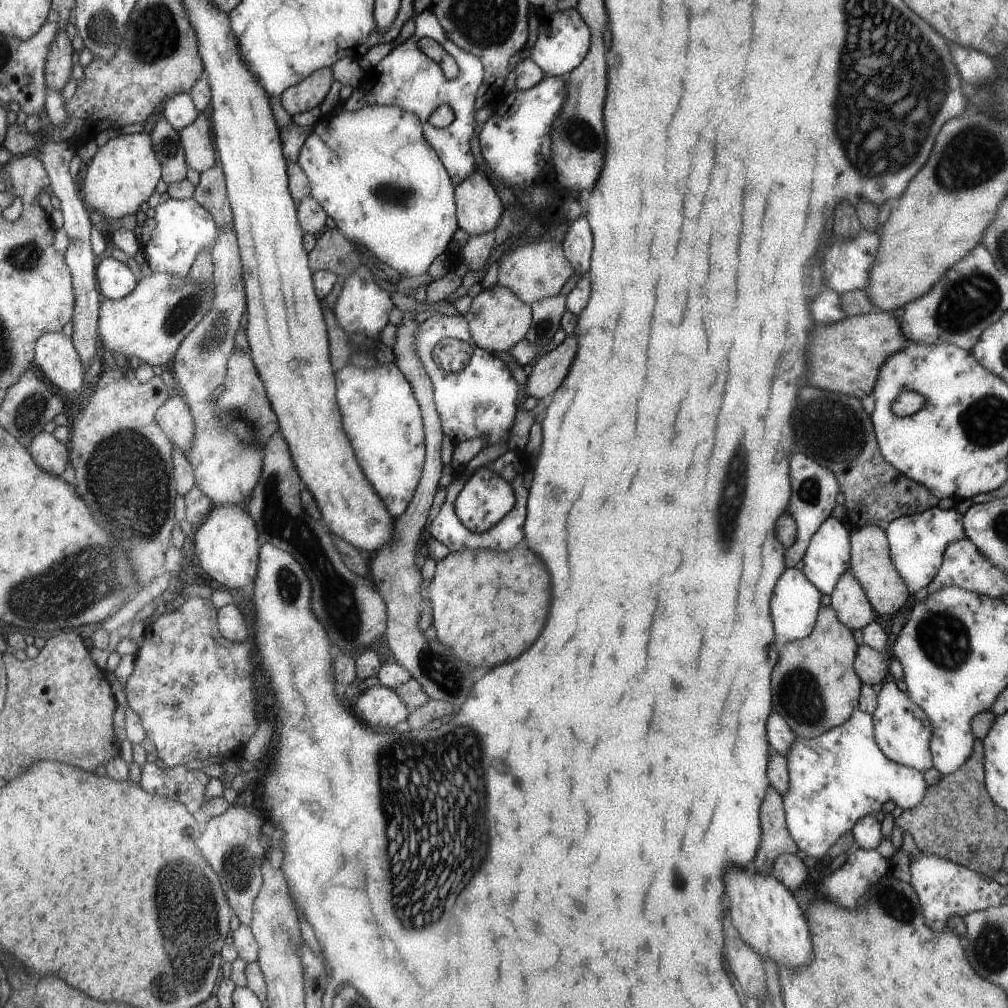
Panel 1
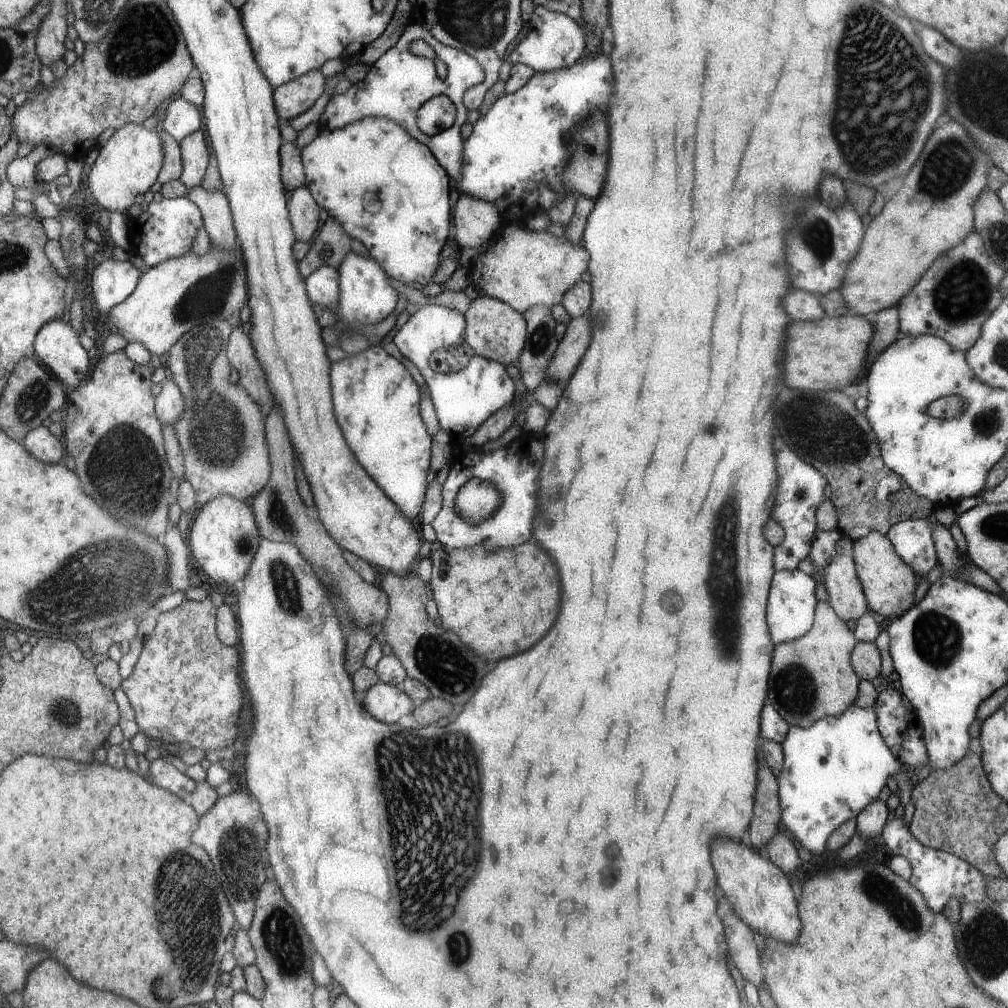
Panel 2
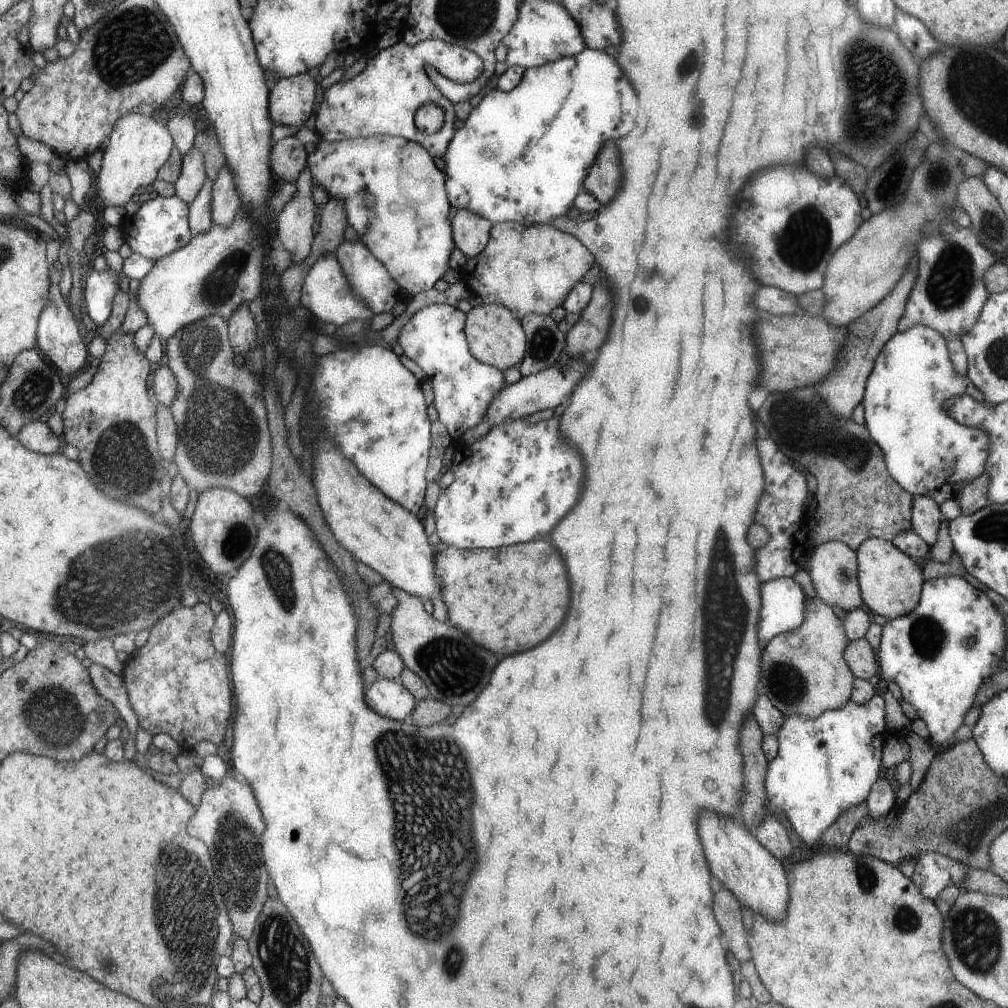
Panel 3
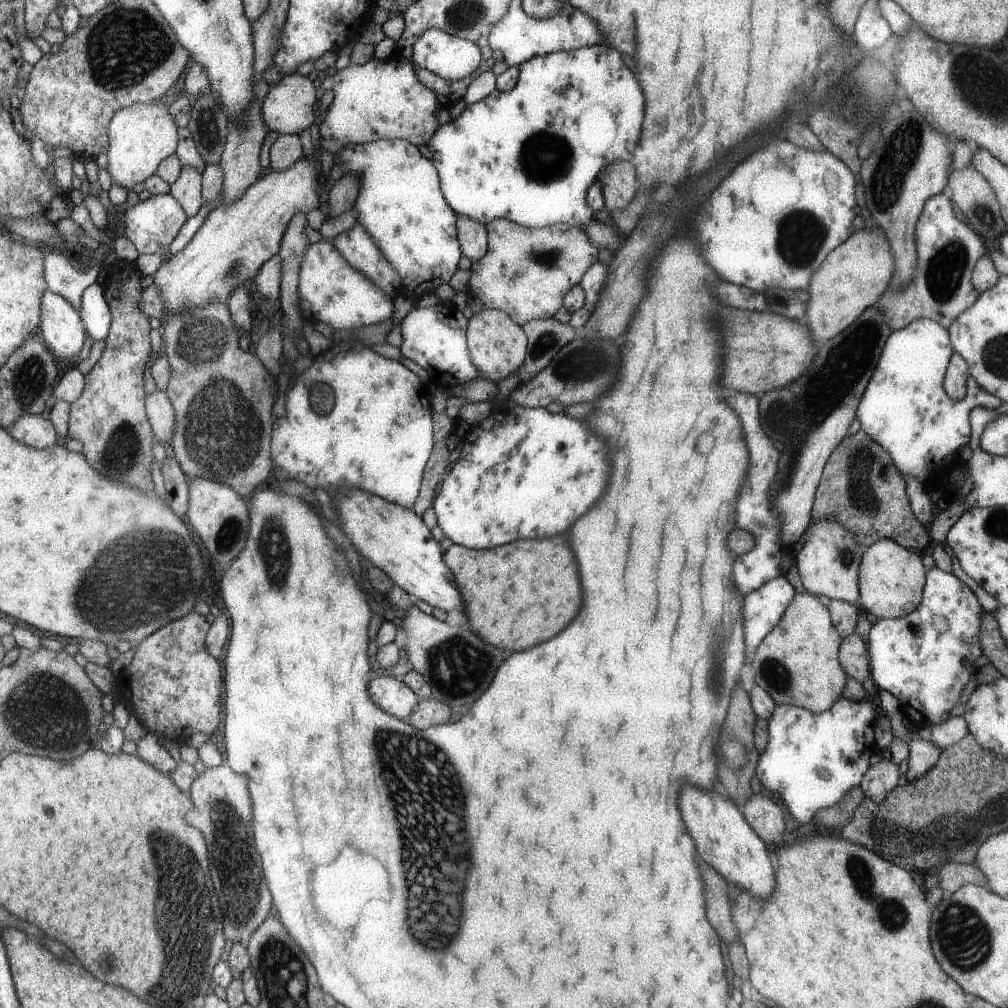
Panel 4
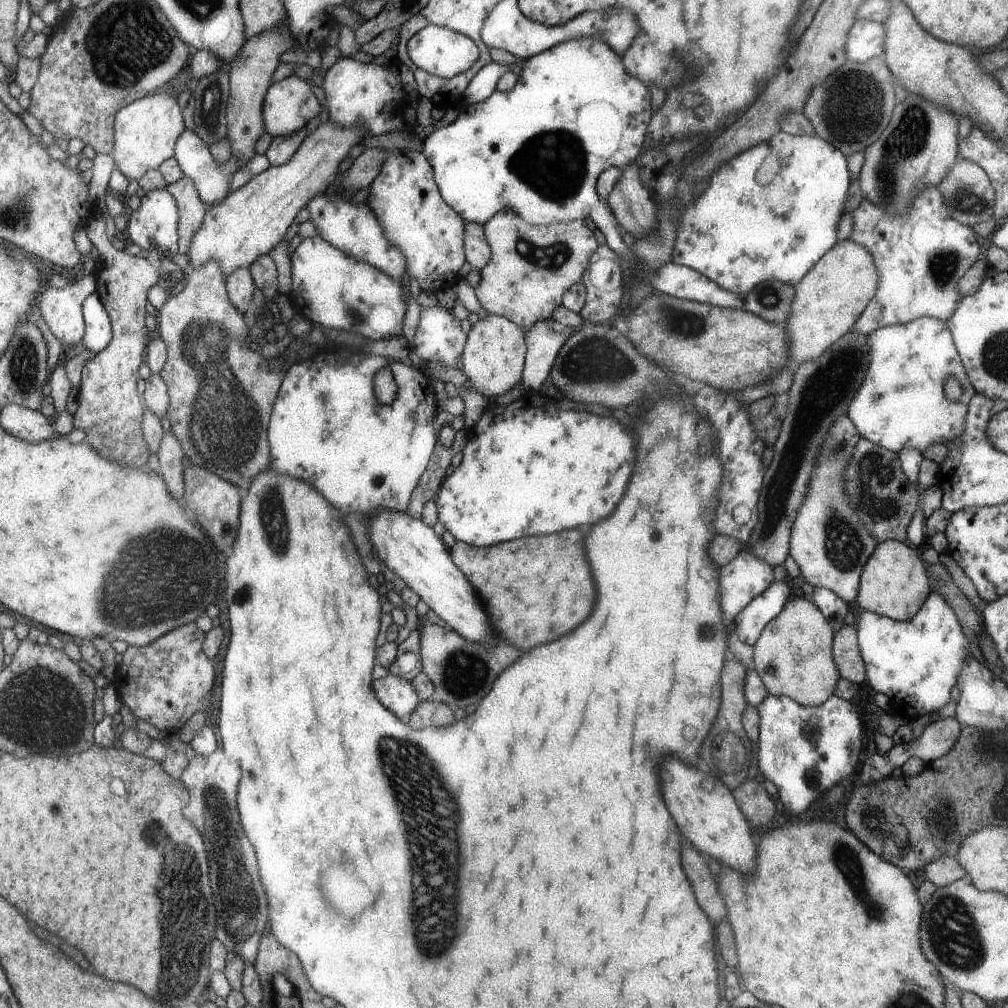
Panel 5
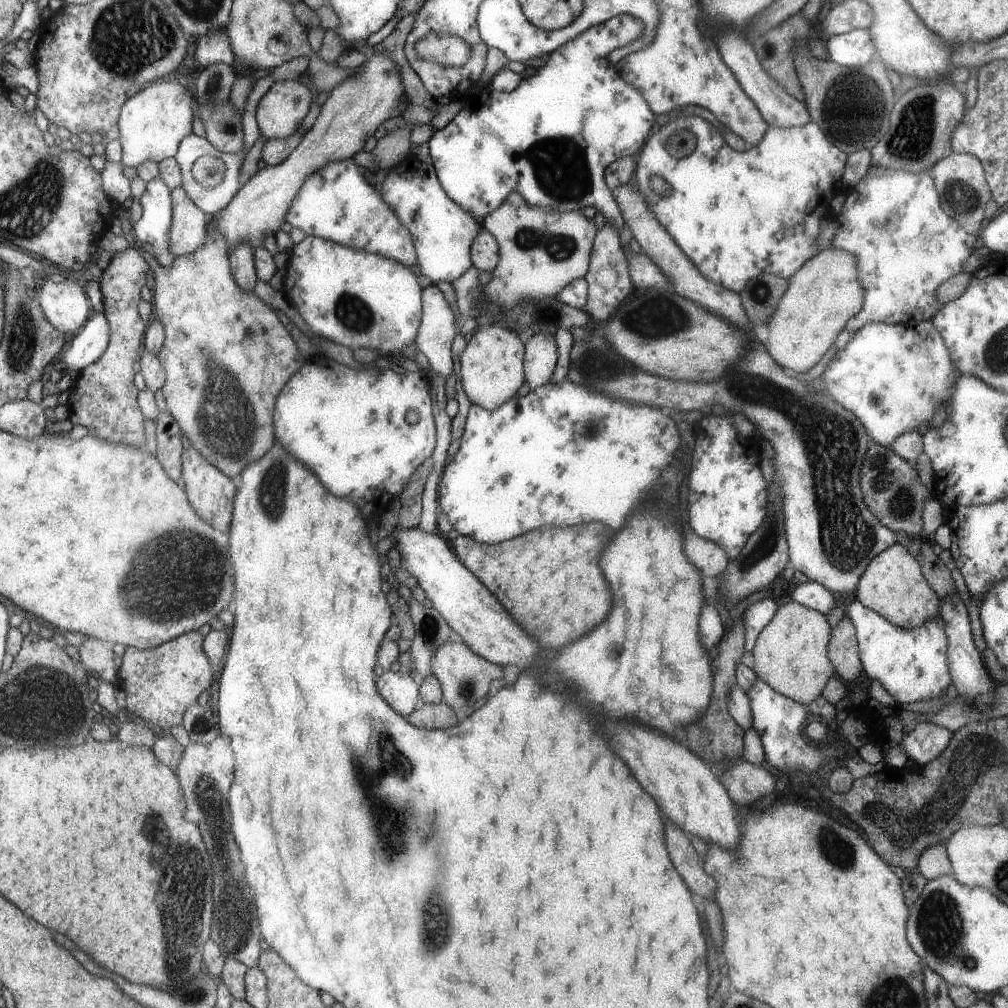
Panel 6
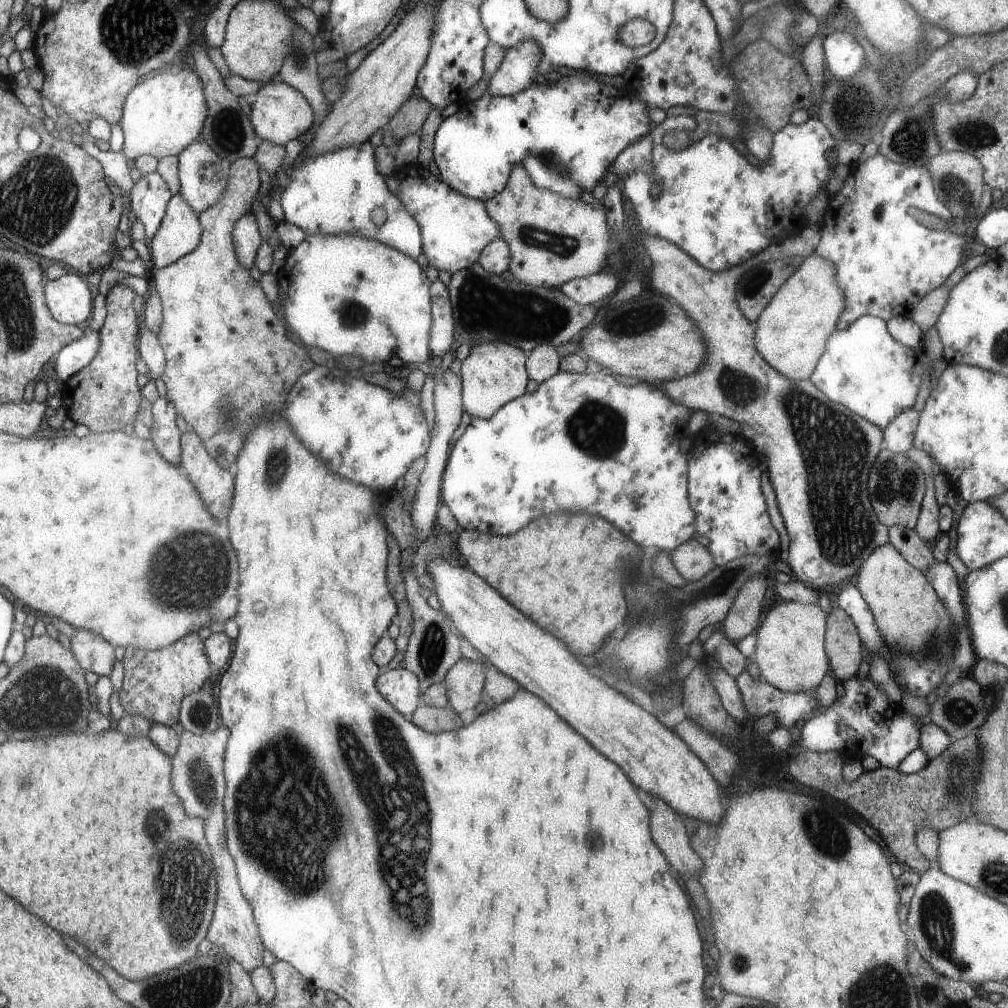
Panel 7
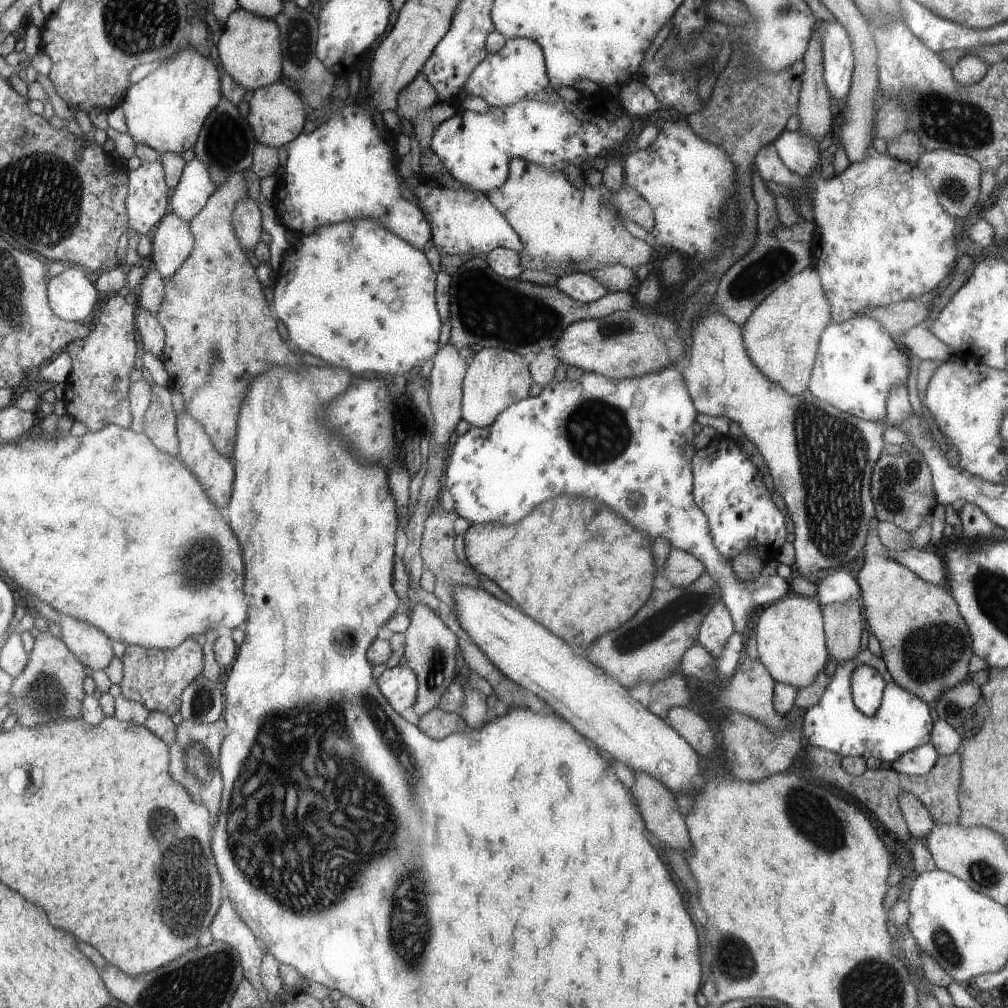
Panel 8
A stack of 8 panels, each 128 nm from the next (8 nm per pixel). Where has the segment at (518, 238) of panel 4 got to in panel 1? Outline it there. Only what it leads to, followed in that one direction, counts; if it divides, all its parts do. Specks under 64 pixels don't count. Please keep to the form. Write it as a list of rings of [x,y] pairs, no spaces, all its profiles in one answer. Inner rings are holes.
[[[541,240],[537,242],[527,242],[521,244],[509,252],[500,256],[497,262],[496,285],[505,286],[511,290],[523,303],[531,305],[539,299],[551,298],[559,294],[559,290],[569,277],[574,274],[574,267],[571,266],[562,243],[551,242],[551,240]]]

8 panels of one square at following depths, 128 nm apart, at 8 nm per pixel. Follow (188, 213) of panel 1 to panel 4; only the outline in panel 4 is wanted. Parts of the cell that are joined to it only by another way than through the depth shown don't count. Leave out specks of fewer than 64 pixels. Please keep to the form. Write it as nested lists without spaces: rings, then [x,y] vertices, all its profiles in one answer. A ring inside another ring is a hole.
[[[169,193],[150,195],[149,198],[139,201],[134,206],[127,206],[123,212],[121,216],[125,220],[119,233],[133,244],[138,254],[156,253],[162,246],[167,246],[188,218],[178,199],[173,198]]]

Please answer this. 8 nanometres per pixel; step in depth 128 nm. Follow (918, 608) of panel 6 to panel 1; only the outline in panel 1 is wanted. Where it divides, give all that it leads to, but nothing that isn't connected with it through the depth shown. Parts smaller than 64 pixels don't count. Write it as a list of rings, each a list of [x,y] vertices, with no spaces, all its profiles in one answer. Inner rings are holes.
[[[867,525],[850,531],[850,571],[862,585],[866,597],[873,607],[875,615],[895,615],[905,604],[909,591],[907,583],[895,570],[894,562],[891,562],[889,543],[886,533],[878,526]]]

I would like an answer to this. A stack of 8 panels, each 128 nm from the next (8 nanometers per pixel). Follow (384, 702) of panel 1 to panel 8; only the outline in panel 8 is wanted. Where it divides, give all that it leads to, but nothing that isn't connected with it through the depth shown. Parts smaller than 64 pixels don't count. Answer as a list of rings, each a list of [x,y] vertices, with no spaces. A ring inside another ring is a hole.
[[[405,664],[386,669],[376,681],[395,711],[402,712],[414,704],[418,690],[417,675]]]

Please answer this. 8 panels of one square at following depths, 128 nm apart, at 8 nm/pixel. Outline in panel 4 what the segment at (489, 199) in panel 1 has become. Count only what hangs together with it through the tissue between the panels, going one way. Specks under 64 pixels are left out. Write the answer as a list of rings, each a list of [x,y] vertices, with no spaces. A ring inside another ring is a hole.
[[[458,218],[458,237],[462,255],[470,261],[478,261],[486,253],[486,227],[476,219]]]

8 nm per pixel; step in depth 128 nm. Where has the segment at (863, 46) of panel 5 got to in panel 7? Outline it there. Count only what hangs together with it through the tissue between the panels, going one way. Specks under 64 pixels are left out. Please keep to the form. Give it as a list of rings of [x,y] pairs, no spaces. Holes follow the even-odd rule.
[[[832,27],[823,40],[823,58],[827,77],[847,80],[864,64],[865,54],[854,36]]]

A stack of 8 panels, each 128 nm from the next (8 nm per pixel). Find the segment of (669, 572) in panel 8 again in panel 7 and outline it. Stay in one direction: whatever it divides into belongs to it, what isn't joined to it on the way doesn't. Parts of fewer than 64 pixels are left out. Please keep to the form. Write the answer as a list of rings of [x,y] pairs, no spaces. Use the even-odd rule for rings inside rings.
[[[694,538],[683,542],[669,553],[670,560],[683,580],[687,582],[699,580],[715,567],[713,556],[709,550]]]

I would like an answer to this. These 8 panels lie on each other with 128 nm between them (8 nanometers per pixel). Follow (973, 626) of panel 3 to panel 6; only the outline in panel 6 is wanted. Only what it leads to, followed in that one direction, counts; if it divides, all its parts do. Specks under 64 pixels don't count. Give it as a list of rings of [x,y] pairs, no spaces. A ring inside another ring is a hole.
[[[852,598],[847,604],[846,615],[854,625],[865,678],[877,680],[893,698],[897,708],[911,702],[932,700],[940,703],[945,699],[945,688],[951,682],[946,655],[948,643],[946,623],[938,613],[913,630],[903,630]]]

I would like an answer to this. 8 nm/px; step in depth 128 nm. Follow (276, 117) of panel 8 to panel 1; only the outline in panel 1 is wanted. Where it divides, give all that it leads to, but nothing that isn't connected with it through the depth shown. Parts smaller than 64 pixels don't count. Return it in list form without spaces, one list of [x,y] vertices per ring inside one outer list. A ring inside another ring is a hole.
[[[329,67],[315,70],[309,77],[284,89],[279,96],[279,104],[289,115],[314,109],[325,98],[333,82]]]

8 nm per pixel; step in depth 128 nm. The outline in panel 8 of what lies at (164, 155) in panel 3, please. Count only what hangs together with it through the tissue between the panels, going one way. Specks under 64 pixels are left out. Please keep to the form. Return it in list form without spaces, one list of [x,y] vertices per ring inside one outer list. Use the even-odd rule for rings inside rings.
[[[185,45],[179,54],[172,55],[167,62],[151,70],[143,80],[133,84],[133,88],[127,92],[127,98],[122,102],[127,134],[131,136],[133,144],[148,146],[159,154],[166,152],[181,154],[187,148],[191,148],[198,138],[197,132],[201,132],[206,118],[210,116],[211,110],[219,104],[219,98],[222,97],[216,65],[214,57],[199,54],[199,51]]]

